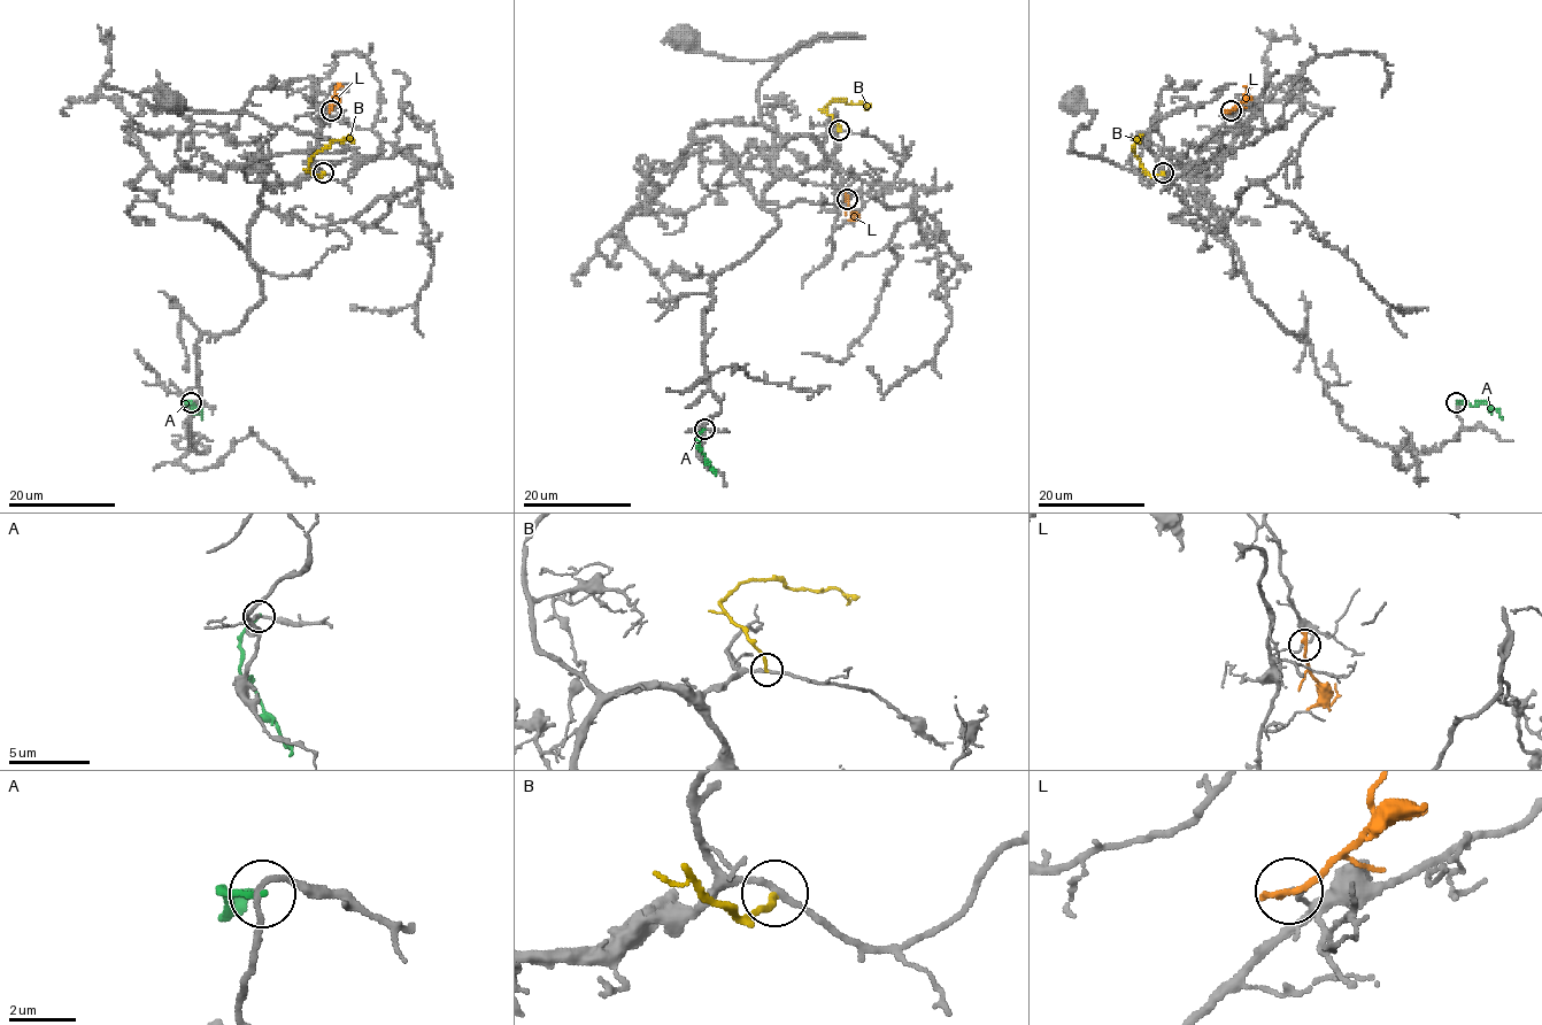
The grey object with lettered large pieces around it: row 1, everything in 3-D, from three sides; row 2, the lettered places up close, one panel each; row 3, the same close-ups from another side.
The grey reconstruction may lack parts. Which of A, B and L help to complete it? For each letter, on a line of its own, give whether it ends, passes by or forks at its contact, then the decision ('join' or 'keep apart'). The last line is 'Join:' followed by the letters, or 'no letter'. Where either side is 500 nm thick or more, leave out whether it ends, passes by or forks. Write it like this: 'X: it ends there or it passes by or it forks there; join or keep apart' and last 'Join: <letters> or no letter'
A: it ends there; keep apart
B: it ends there; keep apart
L: it ends there; keep apart
Join: no letter

